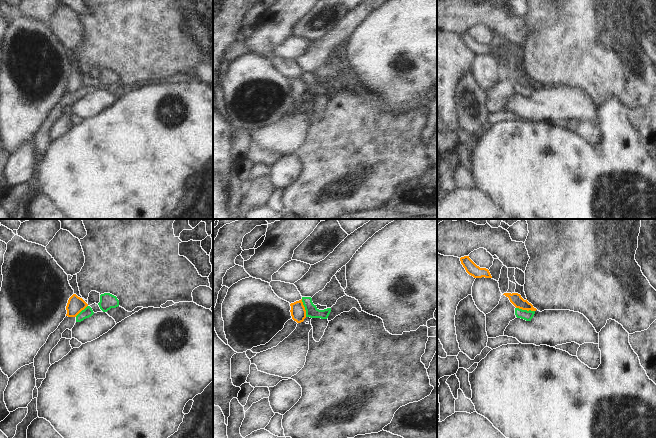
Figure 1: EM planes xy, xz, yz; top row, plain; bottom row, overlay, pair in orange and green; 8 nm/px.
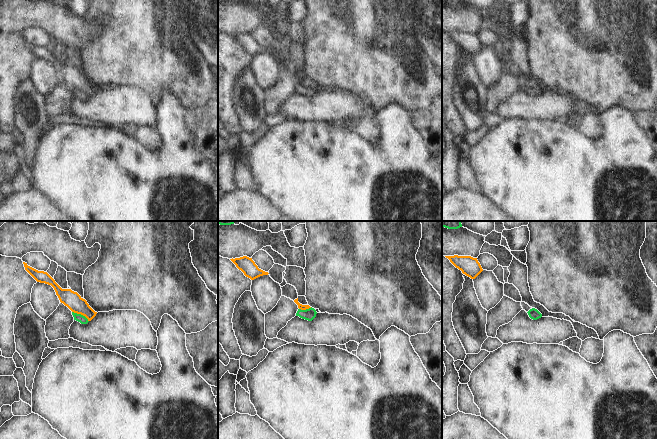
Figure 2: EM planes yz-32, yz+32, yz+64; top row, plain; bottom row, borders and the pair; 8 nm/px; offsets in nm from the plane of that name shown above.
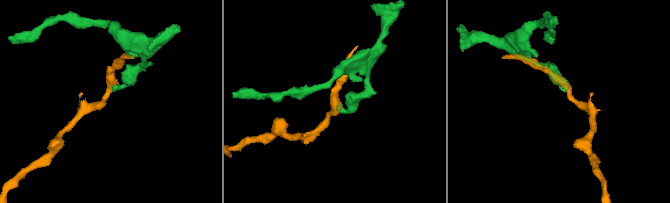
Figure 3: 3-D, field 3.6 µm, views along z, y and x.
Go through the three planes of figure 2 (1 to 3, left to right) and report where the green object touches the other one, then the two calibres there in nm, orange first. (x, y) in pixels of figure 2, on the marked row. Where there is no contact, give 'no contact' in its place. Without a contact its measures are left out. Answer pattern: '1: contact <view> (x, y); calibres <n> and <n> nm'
1: contact yz-32 (81, 314); calibres 140 and 70 nm
2: contact yz+32 (305, 309); calibres 50 and 100 nm
3: no contact

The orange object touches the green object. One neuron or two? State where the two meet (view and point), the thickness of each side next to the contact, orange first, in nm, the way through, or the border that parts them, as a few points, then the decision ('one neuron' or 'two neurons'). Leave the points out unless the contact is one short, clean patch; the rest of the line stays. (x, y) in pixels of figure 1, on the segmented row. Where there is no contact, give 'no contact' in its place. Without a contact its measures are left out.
contact yz (525, 309); calibres 90 and 80 nm; border yz (516, 307), (522, 310), (534, 311); two neurons

